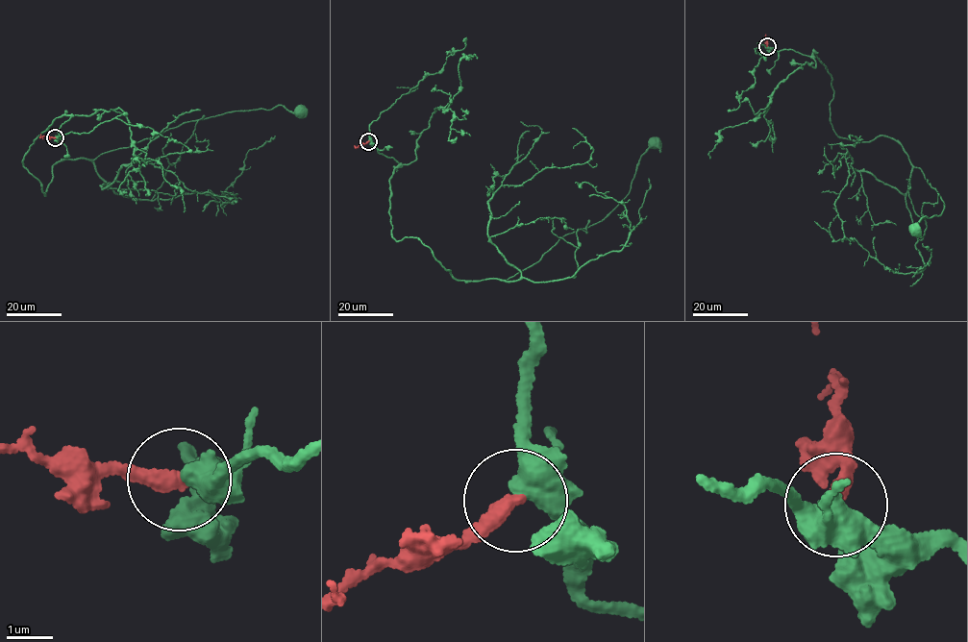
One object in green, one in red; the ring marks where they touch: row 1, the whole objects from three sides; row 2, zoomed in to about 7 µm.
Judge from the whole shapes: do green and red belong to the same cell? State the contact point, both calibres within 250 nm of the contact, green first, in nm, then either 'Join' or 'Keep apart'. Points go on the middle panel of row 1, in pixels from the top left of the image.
Place: (368, 141). Thickness 400 nm (green) against 360 nm. Keep apart

